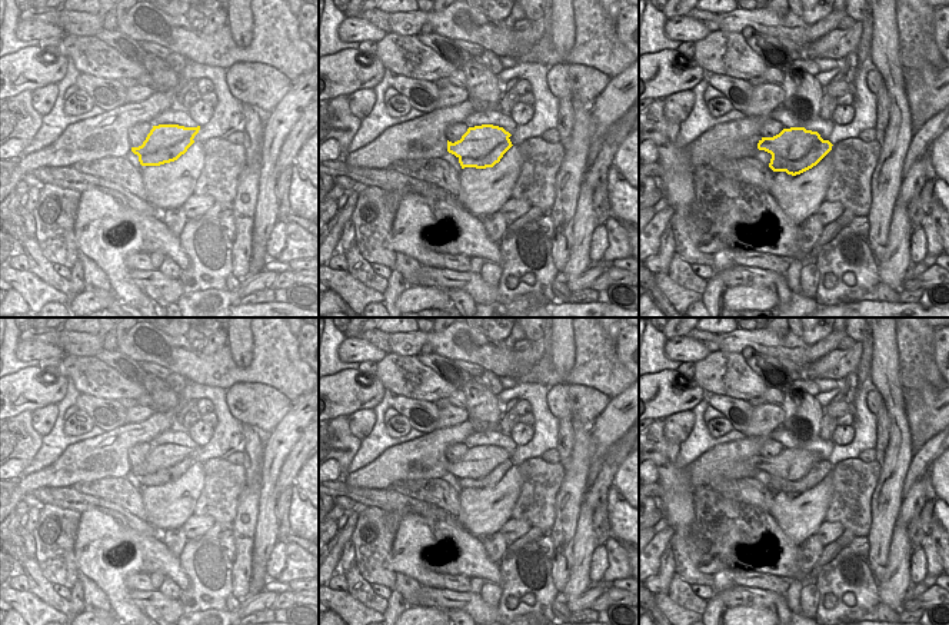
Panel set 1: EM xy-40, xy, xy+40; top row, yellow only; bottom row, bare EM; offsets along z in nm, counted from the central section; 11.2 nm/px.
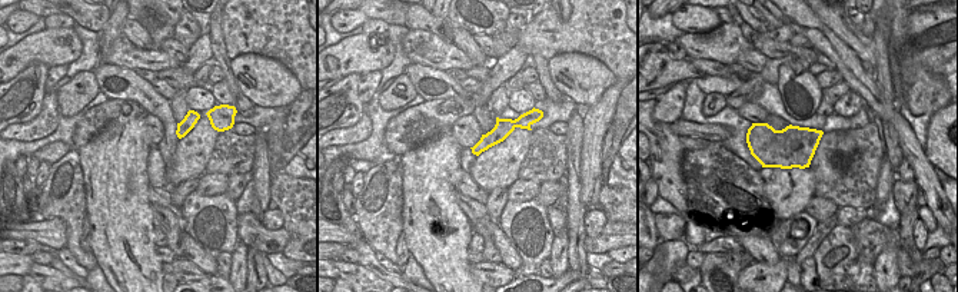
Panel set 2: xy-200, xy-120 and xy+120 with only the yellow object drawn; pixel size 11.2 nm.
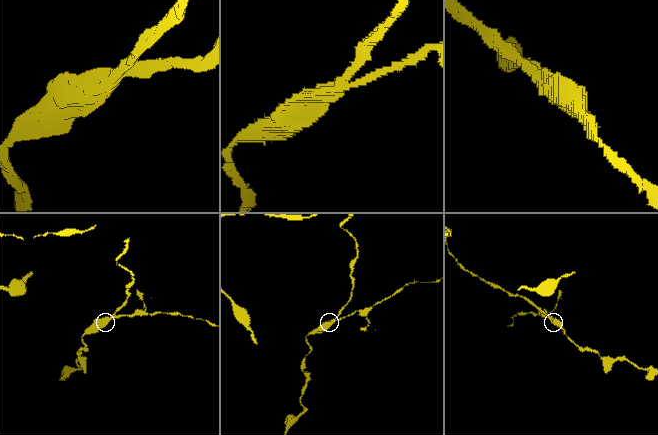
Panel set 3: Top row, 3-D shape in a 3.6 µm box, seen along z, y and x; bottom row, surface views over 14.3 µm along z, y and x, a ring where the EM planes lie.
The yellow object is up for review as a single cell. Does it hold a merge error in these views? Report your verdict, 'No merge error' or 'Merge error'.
Merge error.

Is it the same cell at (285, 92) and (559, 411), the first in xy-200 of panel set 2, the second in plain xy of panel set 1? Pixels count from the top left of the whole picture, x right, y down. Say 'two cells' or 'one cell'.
one cell

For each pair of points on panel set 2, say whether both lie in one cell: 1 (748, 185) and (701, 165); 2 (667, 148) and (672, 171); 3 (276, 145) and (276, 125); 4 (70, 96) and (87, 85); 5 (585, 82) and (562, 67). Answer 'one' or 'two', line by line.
1: one
2: one
3: one
4: one
5: one

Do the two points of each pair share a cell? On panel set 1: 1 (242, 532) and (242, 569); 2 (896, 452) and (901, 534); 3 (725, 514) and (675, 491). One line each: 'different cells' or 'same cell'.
1: same cell
2: different cells
3: different cells

